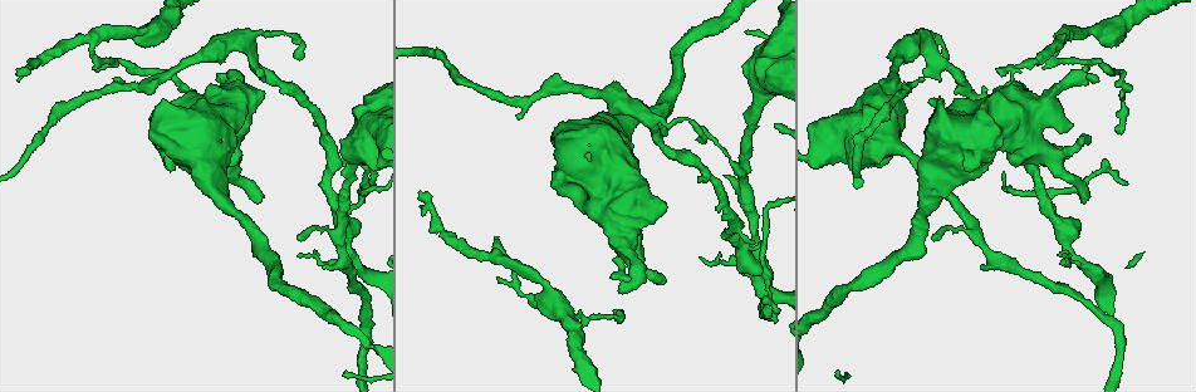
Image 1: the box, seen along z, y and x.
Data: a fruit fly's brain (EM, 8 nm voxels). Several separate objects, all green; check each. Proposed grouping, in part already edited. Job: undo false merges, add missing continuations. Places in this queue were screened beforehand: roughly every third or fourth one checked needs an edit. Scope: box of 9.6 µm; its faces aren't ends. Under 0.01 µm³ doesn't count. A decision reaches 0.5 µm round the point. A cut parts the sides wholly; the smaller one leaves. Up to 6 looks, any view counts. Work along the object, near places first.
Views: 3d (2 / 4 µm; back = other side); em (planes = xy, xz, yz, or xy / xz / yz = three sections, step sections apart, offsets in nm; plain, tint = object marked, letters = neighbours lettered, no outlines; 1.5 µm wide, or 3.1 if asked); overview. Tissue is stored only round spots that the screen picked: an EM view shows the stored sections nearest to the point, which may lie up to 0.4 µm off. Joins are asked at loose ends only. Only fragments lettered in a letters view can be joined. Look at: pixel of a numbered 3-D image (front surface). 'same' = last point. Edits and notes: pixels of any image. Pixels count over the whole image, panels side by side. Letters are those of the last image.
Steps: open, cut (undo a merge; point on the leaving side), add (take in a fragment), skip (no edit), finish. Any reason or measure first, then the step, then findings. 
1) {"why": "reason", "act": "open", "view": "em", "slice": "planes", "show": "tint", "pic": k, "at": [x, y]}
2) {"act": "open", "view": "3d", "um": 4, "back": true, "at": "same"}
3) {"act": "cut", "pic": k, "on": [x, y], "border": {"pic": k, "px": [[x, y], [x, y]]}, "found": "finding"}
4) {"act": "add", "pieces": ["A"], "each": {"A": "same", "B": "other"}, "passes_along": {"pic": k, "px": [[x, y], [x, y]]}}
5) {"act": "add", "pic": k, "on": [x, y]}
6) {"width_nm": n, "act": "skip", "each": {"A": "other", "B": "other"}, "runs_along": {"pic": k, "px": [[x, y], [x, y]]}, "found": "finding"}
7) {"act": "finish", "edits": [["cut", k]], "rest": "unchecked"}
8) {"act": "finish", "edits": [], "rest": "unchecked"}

{"why": "end of a long branch", "act": "open", "view": "3d", "um": 4, "back": true, "pic": 1, "at": [997, 69]}

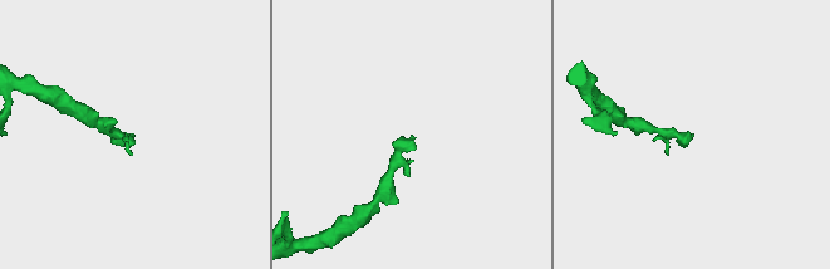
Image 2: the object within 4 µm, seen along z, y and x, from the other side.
{"act": "open", "view": "em", "slice": "planes", "show": "letters", "pic": 2, "at": [693, 135]}

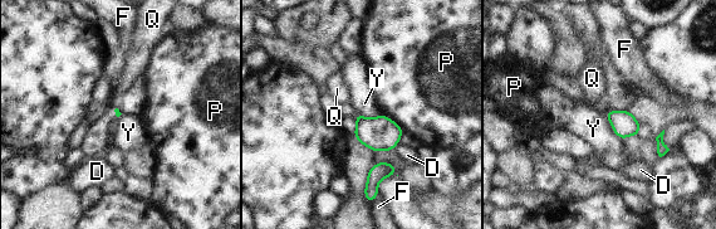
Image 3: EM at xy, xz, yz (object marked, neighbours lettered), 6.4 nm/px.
{"act": "skip", "each": {"D": "other", "F": "other", "P": "other", "Q": "other", "Y": "other"}, "border": {"pic": 3, "px": [[603, 115], [612, 131], [622, 140]]}, "found": "no lettered fragment goes on from it"}

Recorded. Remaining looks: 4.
{"why": "free end", "act": "open", "view": "em", "slice": "yz", "step": 8, "show": "plain", "pic": 1, "at": [620, 289]}

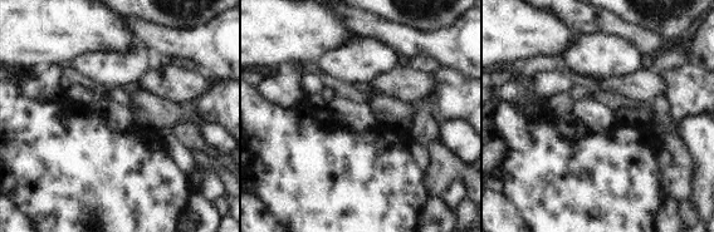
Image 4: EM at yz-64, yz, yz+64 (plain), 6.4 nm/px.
{"why": "see the neighbours", "act": "open", "view": "em", "slice": "yz", "step": 8, "show": "letters", "at": "same"}

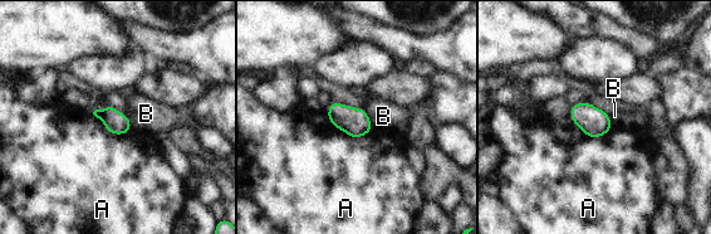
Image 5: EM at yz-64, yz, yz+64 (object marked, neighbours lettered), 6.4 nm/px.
{"act": "skip", "each": {"A": "other", "B": "other"}, "border": {"pic": 5, "px": [[88, 113], [109, 132], [130, 133]]}, "found": "none of them fits"}

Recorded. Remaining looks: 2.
{"why": "tapers out", "act": "open", "view": "em", "slice": "planes", "show": "letters", "pic": 1, "at": [1128, 183]}

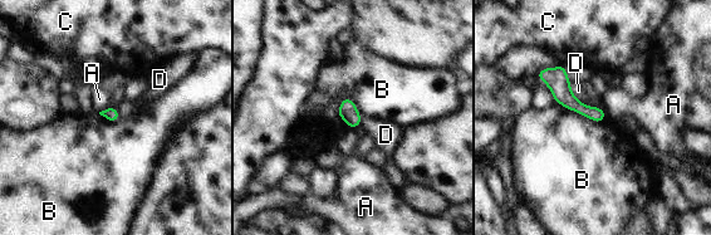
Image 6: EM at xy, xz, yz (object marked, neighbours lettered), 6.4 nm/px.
{"longest_contact_nm": ["B", 340], "act": "skip", "each": {"A": "other", "B": "other", "C": "other", "D": "other"}, "runs_along": {"pic": 6, "px": [[547, 74], [578, 107], [602, 116]]}, "found": "no lettered fragment goes on from it"}

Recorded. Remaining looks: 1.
{"act": "finish", "edits": [], "rest": "unchecked"}

